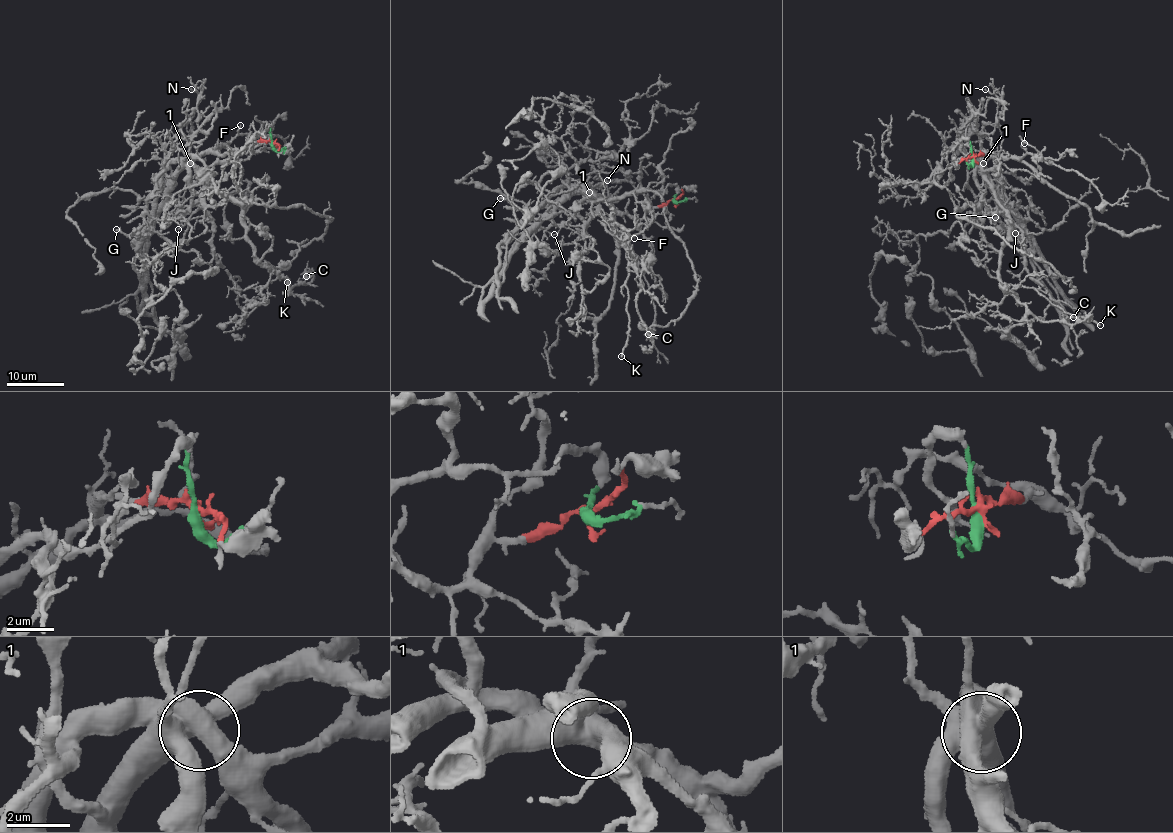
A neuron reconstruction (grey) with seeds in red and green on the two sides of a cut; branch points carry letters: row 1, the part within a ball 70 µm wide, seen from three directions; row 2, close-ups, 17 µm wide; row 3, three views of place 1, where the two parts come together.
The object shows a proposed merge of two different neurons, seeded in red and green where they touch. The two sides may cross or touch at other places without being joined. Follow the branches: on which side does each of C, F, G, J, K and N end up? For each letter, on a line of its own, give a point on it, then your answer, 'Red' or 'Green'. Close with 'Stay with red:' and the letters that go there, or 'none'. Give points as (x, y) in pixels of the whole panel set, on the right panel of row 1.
C: Place: (1073, 317). Red
F: Place: (1024, 143). Green
G: Place: (995, 217). Green
J: Place: (1015, 233). Red
K: Place: (1100, 325). Red
N: Place: (985, 89). Red
Stay with red: C, J, K, N

